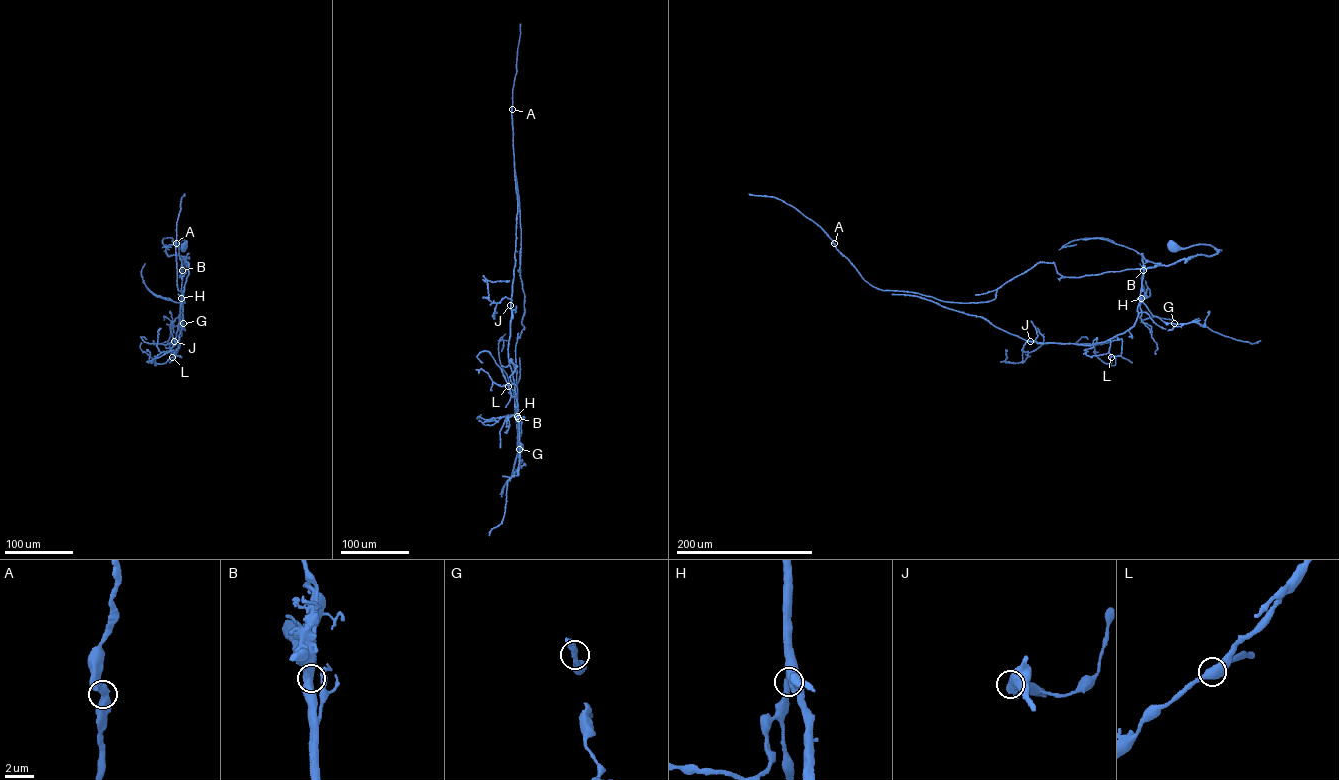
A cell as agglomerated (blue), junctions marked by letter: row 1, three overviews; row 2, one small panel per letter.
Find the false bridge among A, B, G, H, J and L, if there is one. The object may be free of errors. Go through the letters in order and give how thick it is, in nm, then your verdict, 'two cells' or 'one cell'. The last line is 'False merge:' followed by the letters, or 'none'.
A: 550 nm | one cell
B: 650 nm | one cell
G: 420 nm | one cell
H: 550 nm | one cell
J: 700 nm | one cell
L: 480 nm | one cell
False merge: none

